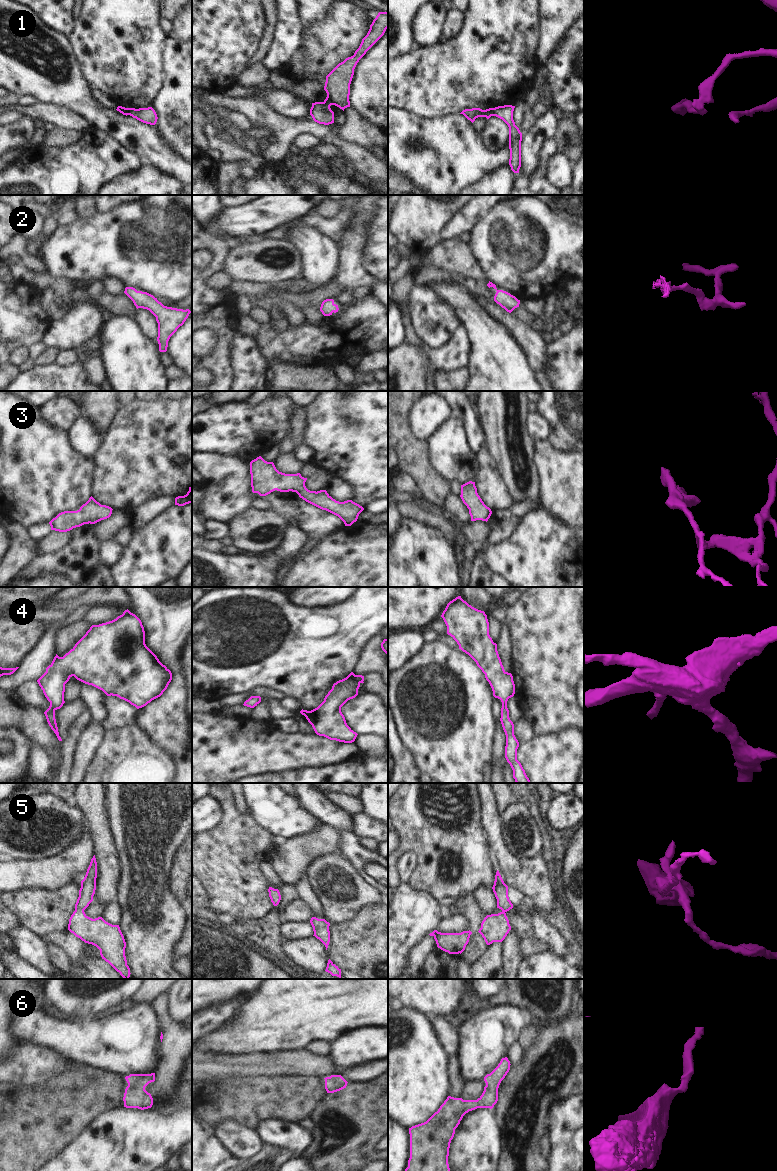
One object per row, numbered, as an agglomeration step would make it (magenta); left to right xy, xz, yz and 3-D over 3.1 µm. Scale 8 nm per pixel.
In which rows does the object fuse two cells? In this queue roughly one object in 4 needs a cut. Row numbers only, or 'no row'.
1

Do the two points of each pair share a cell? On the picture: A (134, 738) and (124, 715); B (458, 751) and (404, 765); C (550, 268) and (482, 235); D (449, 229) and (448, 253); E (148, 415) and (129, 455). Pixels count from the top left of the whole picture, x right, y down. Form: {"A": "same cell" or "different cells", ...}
{"A": "different cells", "B": "different cells", "C": "same cell", "D": "different cells", "E": "same cell"}

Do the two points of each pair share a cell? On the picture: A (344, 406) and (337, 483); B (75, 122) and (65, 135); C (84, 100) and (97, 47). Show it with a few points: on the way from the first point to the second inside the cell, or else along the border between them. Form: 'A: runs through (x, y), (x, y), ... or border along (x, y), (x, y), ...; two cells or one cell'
A: border along (332, 474), (343, 478), (351, 486), (352, 494); two cells
B: border along (55, 126), (61, 129), (74, 129), (81, 132); two cells
C: border along (78, 64), (84, 79), (92, 89); two cells

